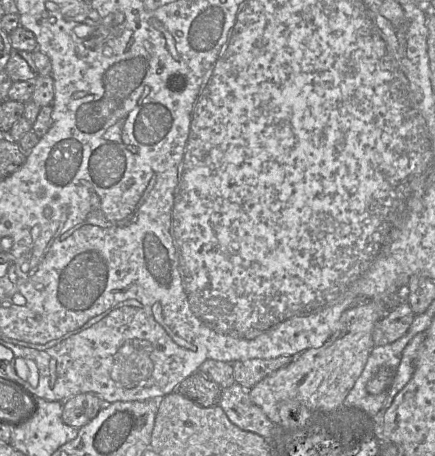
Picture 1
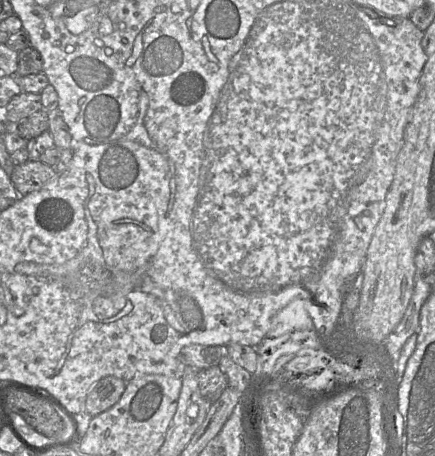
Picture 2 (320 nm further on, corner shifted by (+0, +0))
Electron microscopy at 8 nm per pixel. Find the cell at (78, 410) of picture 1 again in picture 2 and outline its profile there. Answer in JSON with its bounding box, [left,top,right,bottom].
[84,376,126,416]

